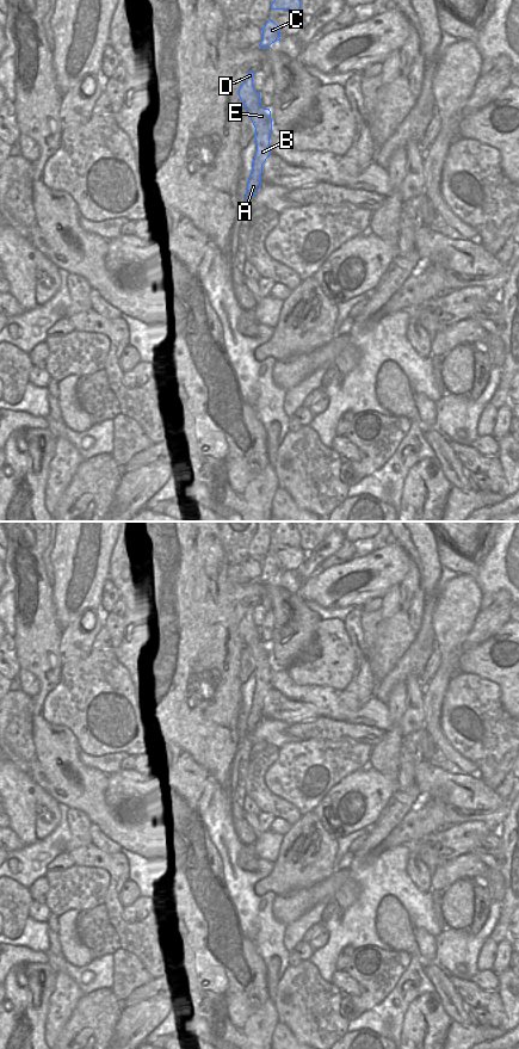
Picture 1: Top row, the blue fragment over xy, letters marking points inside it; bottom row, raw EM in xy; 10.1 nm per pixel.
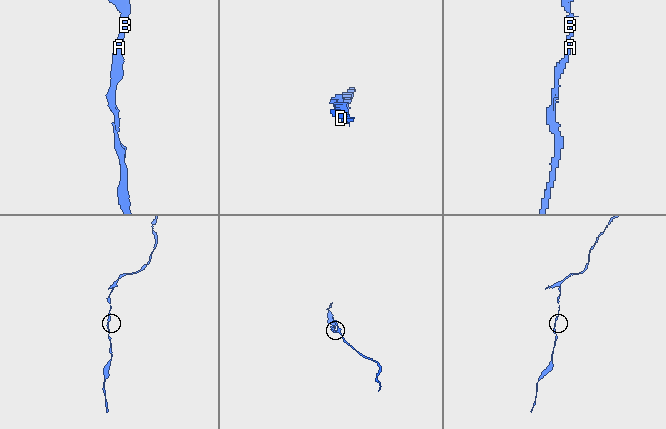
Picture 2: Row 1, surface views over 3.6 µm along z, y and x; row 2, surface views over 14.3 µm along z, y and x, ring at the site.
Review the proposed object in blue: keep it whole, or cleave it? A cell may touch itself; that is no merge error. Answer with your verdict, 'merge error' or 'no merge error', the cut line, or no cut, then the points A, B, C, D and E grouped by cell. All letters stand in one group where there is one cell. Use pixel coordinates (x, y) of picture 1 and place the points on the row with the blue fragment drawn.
no merge error | no cut | A B C D E

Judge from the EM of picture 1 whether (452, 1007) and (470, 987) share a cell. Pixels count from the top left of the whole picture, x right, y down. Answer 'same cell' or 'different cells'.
different cells

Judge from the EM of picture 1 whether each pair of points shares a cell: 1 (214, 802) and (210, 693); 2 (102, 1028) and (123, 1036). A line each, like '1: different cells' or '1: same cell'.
1: different cells
2: different cells

